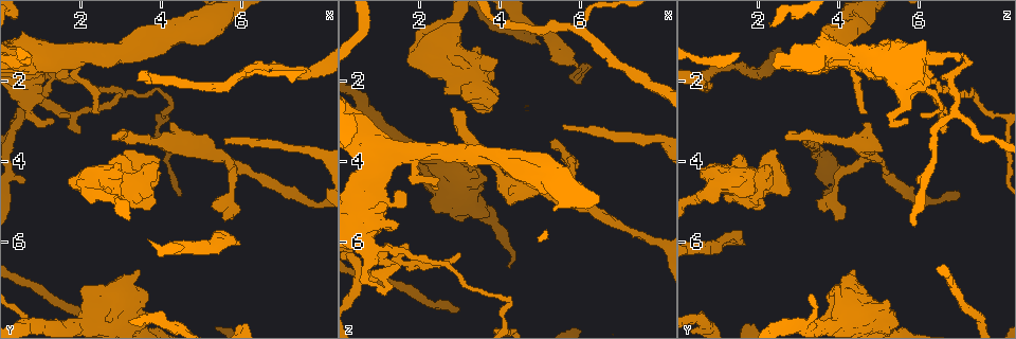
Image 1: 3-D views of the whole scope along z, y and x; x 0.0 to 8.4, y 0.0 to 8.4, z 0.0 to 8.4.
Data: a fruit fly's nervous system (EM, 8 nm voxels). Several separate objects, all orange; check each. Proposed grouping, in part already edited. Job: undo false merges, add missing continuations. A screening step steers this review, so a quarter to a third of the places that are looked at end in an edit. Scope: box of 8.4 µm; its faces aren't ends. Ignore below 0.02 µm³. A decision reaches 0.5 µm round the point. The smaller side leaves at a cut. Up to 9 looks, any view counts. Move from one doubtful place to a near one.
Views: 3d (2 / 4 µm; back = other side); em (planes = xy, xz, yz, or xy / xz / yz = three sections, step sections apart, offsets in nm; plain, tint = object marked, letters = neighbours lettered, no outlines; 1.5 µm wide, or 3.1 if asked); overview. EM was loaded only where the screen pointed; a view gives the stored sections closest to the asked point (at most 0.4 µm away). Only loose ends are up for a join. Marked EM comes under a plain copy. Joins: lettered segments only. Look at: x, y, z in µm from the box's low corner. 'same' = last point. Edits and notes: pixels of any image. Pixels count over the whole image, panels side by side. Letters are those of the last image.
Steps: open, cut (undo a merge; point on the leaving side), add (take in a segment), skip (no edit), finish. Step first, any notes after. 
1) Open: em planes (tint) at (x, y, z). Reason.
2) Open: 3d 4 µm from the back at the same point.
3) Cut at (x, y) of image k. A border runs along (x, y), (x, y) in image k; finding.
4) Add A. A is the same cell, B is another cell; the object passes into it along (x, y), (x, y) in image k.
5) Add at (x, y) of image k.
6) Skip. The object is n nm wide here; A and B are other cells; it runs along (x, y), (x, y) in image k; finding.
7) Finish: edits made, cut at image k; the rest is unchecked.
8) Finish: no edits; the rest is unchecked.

Open: 3d 2 µm from the back at (2.80, 3.35, 2.70). An open end.

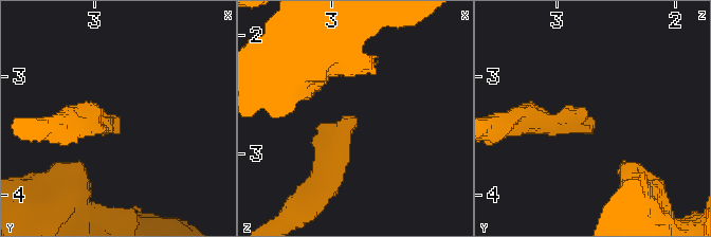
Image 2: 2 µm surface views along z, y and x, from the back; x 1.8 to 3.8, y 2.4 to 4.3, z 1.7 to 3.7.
Open: em xz step 8 (letters) at (2.82, 3.38, 2.68). Now the EM.

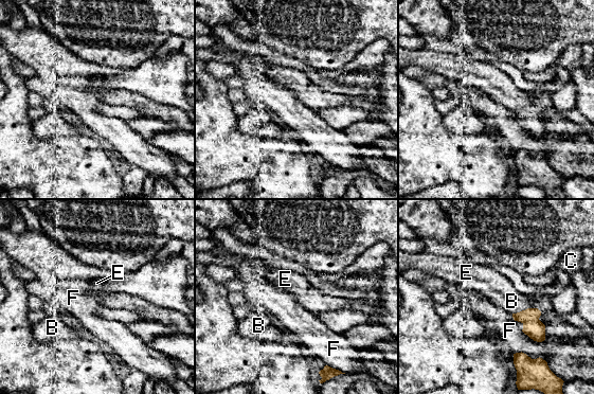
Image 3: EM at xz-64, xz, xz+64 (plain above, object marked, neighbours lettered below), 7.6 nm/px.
Skip. The longest contact is with F, 320 nm; B, C, E and F are other cells; a border runs along (536, 307), (527, 307), (512, 314) in image 3; none of them fits.

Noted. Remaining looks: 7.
Open: 3d 2 µm at (5.55, 3.50, 3.20). An open end.

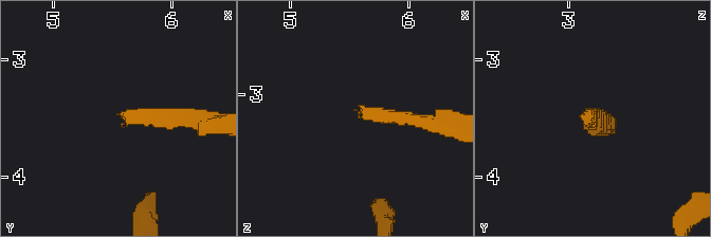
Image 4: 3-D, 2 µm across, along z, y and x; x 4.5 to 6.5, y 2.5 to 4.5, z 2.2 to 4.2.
Open: em planes (letters) at (5.58, 3.52, 3.20). Need the tissue.

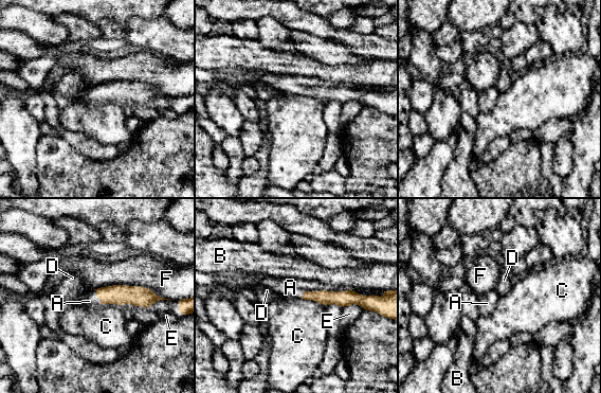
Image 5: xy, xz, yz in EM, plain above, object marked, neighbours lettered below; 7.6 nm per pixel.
Add A. A is the same cell, B, C, D, E and F are other cells; the object passes into it along (137, 296), (127, 303), (94, 303) in image 5; the neuron continues.

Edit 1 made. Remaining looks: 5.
Open: em planes (tint) at (4.15, 3.50, 4.60). Thick turns thin.

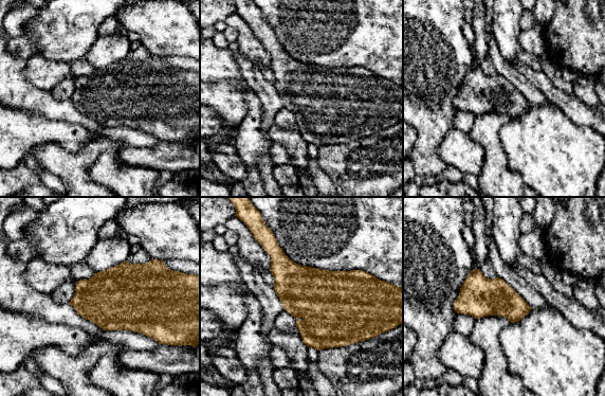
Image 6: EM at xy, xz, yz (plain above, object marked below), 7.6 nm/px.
Open: em planes (letters) at the same point. See the neighbours.

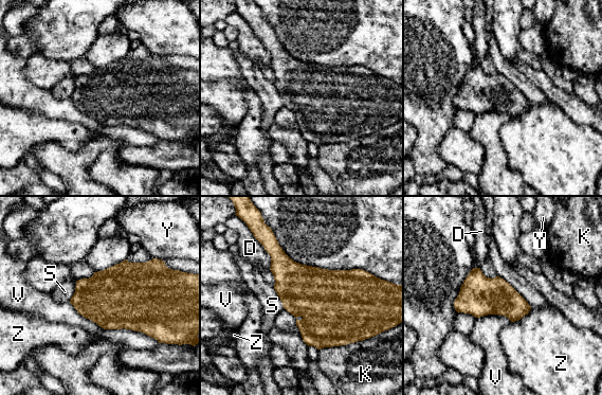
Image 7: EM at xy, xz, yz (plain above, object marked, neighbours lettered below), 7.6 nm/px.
Skip. D, K, S, V, Y and Z are other cells; a border runs along (76, 281), (74, 293), (69, 301) in image 7; all the same neuron.

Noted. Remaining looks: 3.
Finish: edits made, add at image 5; the rest is unchecked.

